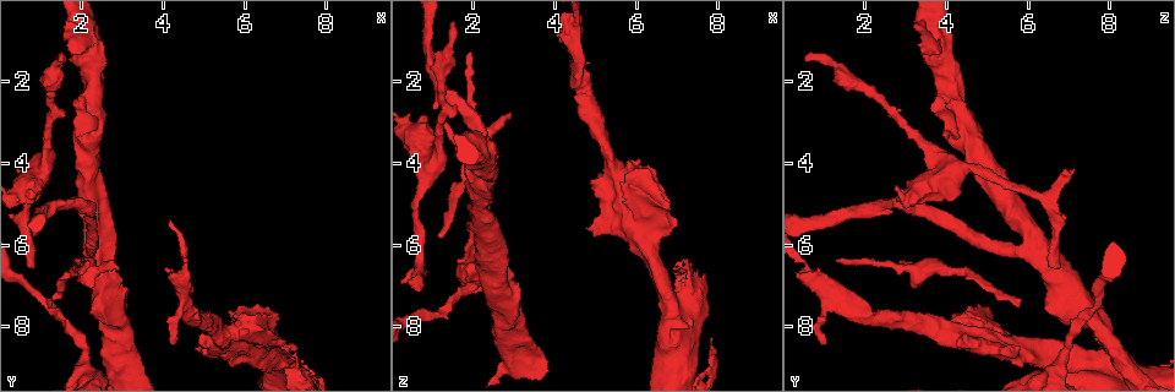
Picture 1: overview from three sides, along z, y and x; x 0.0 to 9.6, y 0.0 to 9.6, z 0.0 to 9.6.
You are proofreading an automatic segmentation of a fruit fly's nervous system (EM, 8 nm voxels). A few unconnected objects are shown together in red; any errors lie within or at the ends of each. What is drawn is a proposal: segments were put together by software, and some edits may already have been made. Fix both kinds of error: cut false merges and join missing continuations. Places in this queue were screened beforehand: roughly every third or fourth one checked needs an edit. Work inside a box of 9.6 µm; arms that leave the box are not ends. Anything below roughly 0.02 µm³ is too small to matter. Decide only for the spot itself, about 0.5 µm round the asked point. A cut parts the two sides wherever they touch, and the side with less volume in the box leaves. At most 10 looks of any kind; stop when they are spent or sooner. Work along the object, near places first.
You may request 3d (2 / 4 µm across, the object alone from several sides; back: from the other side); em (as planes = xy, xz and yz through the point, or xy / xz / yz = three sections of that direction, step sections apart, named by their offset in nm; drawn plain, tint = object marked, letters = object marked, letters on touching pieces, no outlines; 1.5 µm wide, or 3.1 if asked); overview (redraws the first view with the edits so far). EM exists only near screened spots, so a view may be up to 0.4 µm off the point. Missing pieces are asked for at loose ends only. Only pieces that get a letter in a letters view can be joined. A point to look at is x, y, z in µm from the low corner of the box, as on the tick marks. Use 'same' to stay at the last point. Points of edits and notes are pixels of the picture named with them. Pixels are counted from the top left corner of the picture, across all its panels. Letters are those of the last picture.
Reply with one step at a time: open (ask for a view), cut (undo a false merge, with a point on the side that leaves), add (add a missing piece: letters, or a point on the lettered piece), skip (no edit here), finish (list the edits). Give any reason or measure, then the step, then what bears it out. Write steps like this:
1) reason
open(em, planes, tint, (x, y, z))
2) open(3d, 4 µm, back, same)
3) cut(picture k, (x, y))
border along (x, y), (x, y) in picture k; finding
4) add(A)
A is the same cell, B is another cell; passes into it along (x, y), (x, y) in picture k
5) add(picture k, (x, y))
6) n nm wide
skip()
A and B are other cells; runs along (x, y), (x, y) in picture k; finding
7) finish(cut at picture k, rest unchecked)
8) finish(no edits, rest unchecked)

thick end
open(em, xy, step 4, letters, (2.15, 3.30, 3.85))

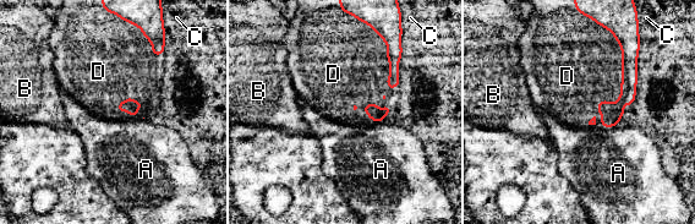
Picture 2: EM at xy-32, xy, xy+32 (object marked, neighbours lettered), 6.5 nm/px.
add(D)
D is the same cell, A, B and C are other cells; it goes on there

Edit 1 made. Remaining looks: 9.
branch point
open(3d, 4 µm, (4.60, 7.45, 1.35))

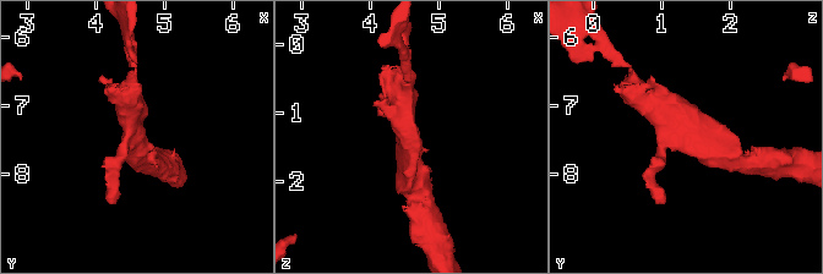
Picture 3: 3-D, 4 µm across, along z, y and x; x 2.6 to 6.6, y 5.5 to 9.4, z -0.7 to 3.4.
shape alone is not enough
open(em, xy, step 8, plain, (4.55, 7.40, 1.30))

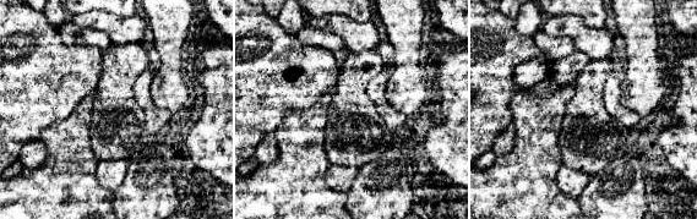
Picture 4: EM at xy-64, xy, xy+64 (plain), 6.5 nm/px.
open(em, xy, step 8, letters, same)

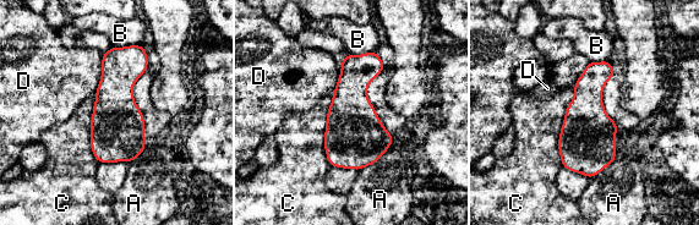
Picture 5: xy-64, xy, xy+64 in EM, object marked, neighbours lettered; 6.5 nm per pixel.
skip()
A, B, C and D are other cells; border along (573, 88), (558, 137), (562, 166) in picture 5; one cell here

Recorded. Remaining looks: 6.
an open end
open(em, planes, letters, (6.55, 7.50, 5.05))

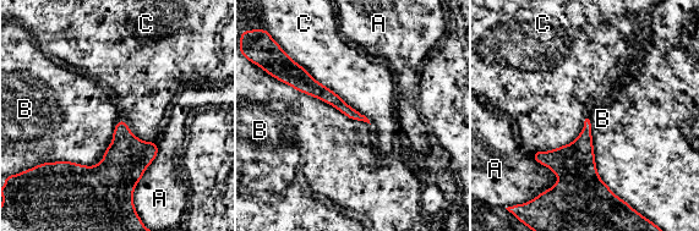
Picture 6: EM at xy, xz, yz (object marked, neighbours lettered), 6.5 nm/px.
skip()
A, B and C are other cells; runs along (294, 80), (302, 81), (361, 117) in picture 6; no lettered piece goes on from it

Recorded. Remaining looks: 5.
finish(add at picture 2, rest unchecked)

